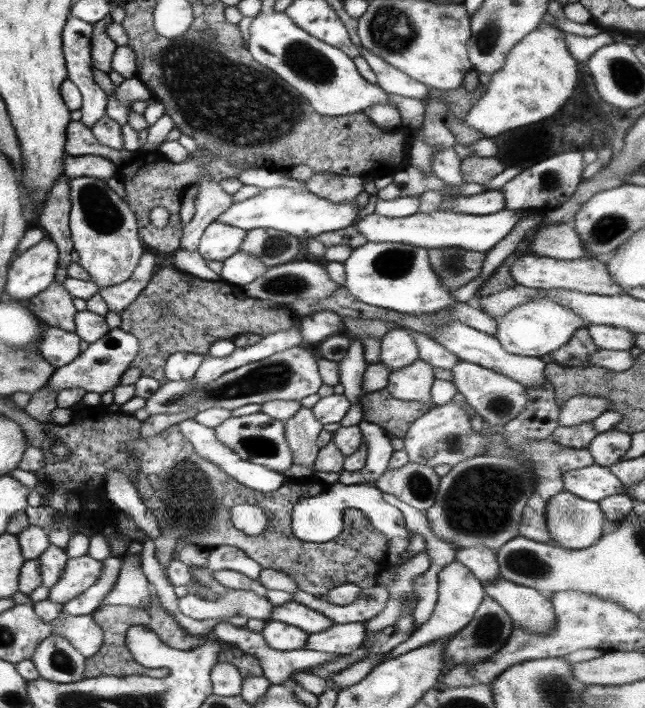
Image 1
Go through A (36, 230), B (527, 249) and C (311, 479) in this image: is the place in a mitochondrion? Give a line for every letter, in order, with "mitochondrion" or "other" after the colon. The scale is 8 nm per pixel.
A: other
B: other
C: other

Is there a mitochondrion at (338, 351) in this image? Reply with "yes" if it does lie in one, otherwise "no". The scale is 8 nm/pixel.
no

